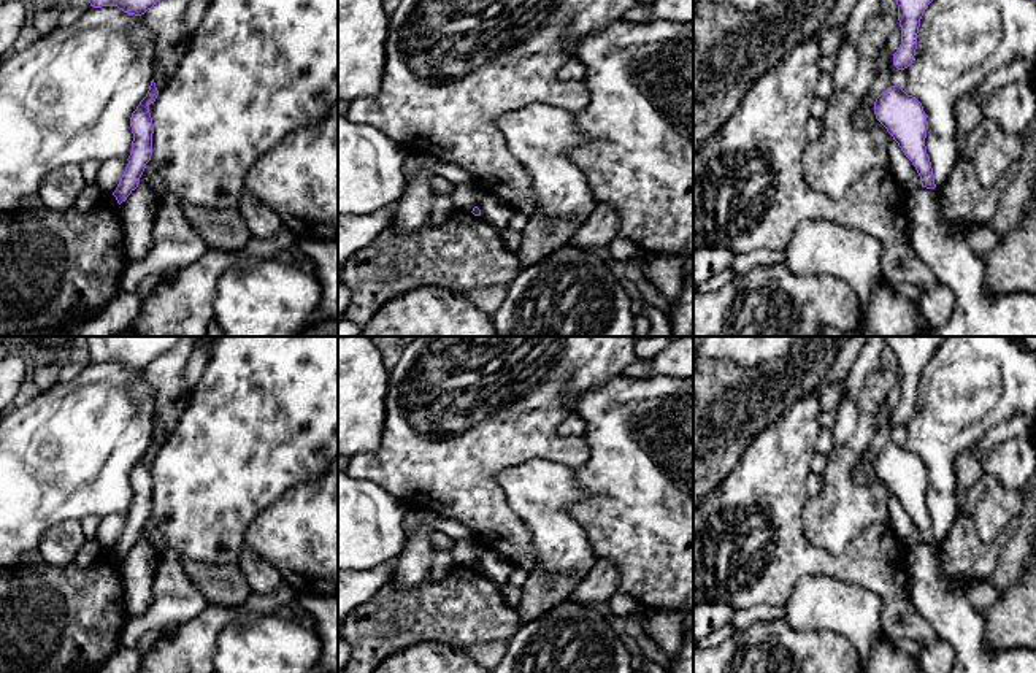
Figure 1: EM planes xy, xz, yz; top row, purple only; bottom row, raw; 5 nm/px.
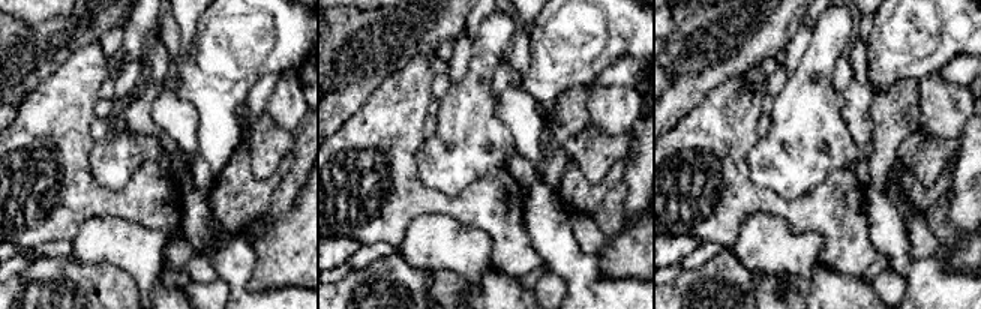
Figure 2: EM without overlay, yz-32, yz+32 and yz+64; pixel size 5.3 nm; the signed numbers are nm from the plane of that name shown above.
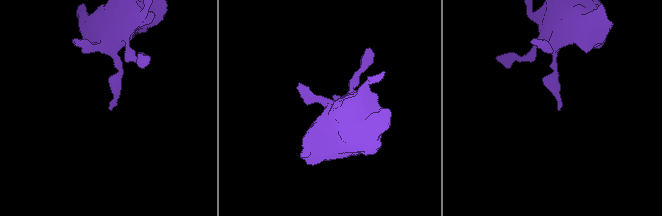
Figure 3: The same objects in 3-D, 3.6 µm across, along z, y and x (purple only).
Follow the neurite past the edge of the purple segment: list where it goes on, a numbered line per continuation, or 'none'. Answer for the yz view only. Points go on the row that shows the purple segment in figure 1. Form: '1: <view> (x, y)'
none

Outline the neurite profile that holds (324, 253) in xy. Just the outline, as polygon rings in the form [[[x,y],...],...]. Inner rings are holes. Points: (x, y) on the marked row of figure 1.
[[[338,238],[298,240],[297,243],[314,263],[314,276],[320,284],[320,302],[306,327],[338,319]]]

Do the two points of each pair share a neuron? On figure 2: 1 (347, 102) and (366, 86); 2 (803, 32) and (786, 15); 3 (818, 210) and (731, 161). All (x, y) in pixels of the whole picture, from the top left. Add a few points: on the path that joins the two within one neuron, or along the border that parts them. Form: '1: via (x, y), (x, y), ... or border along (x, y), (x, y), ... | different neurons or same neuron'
1: via (351, 98), (362, 89) | same neuron
2: border along (803, 21), (785, 47) | different neurons
3: via (794, 210), (758, 200), (743, 185) | same neuron

